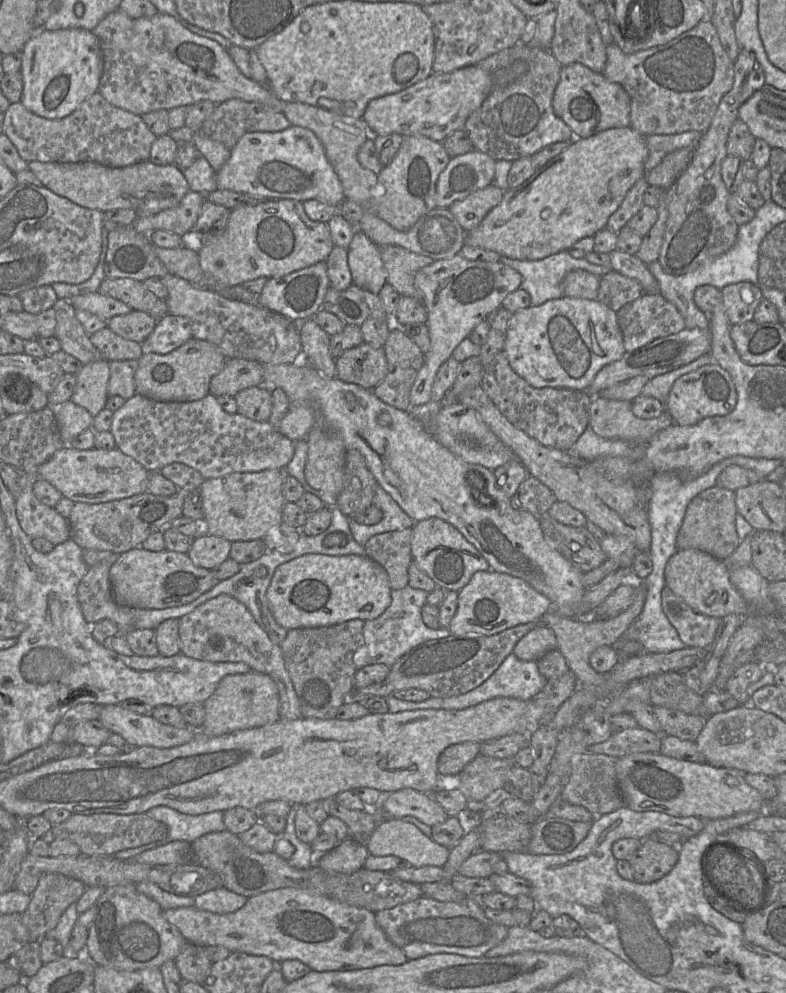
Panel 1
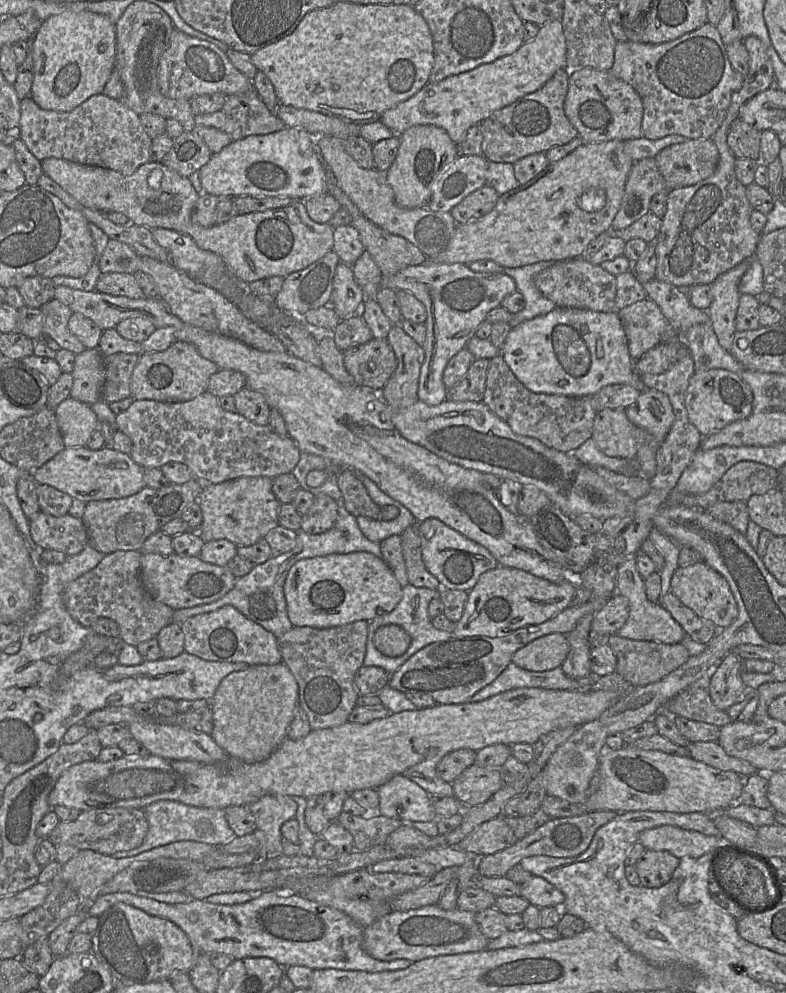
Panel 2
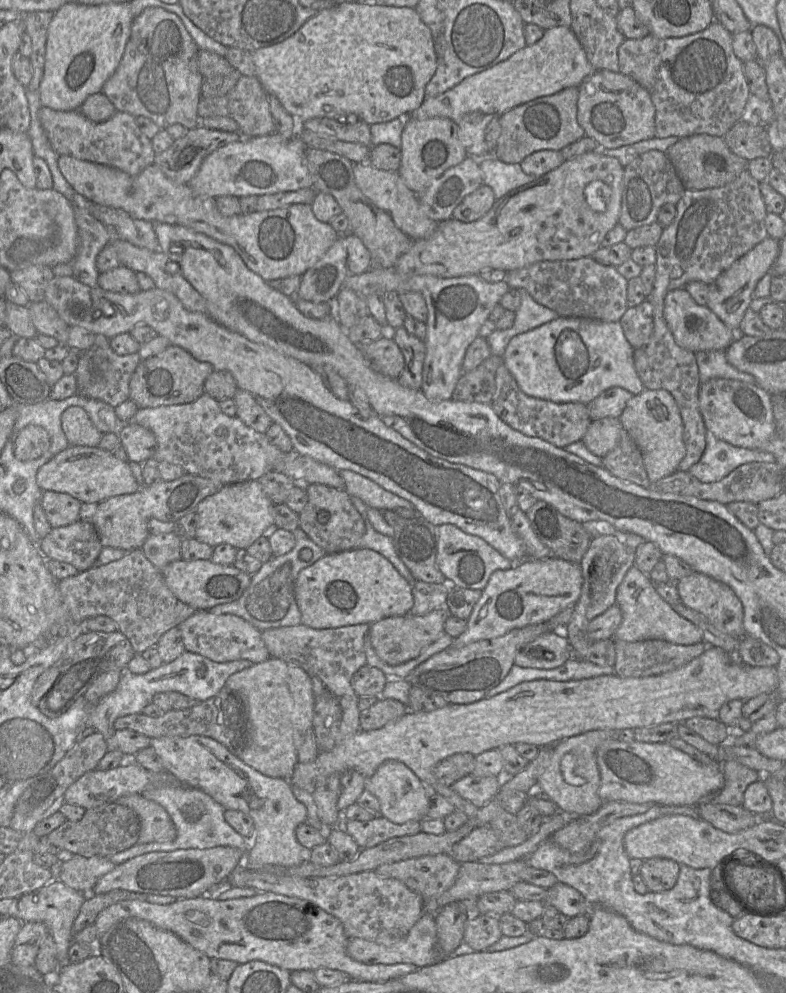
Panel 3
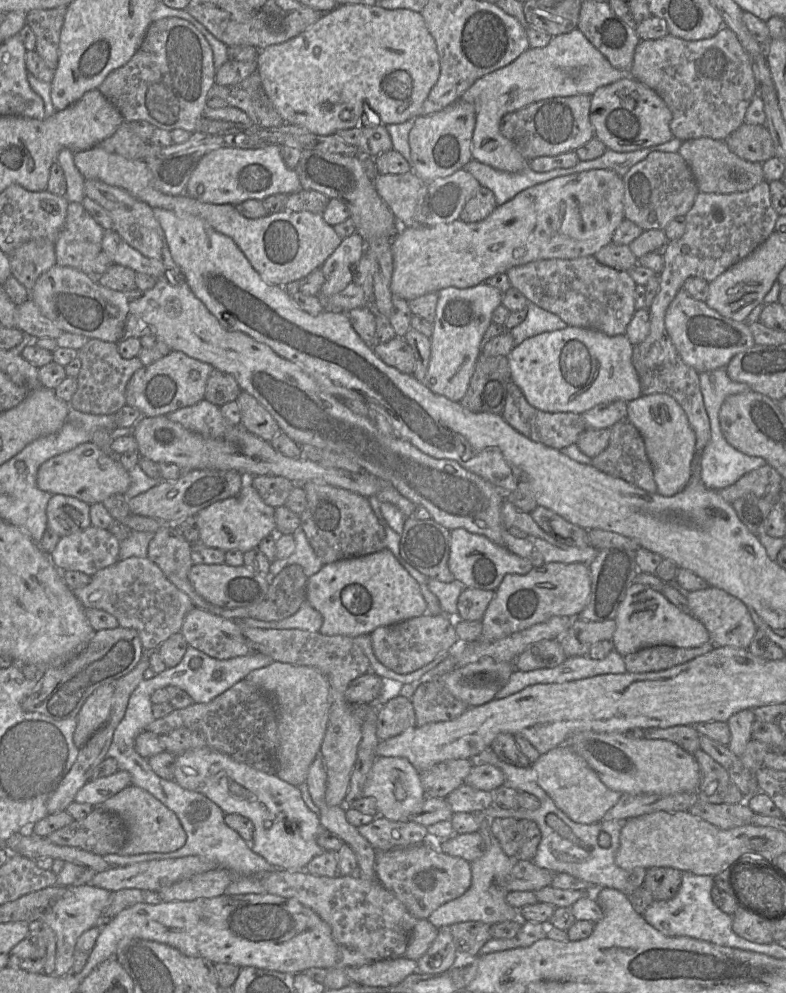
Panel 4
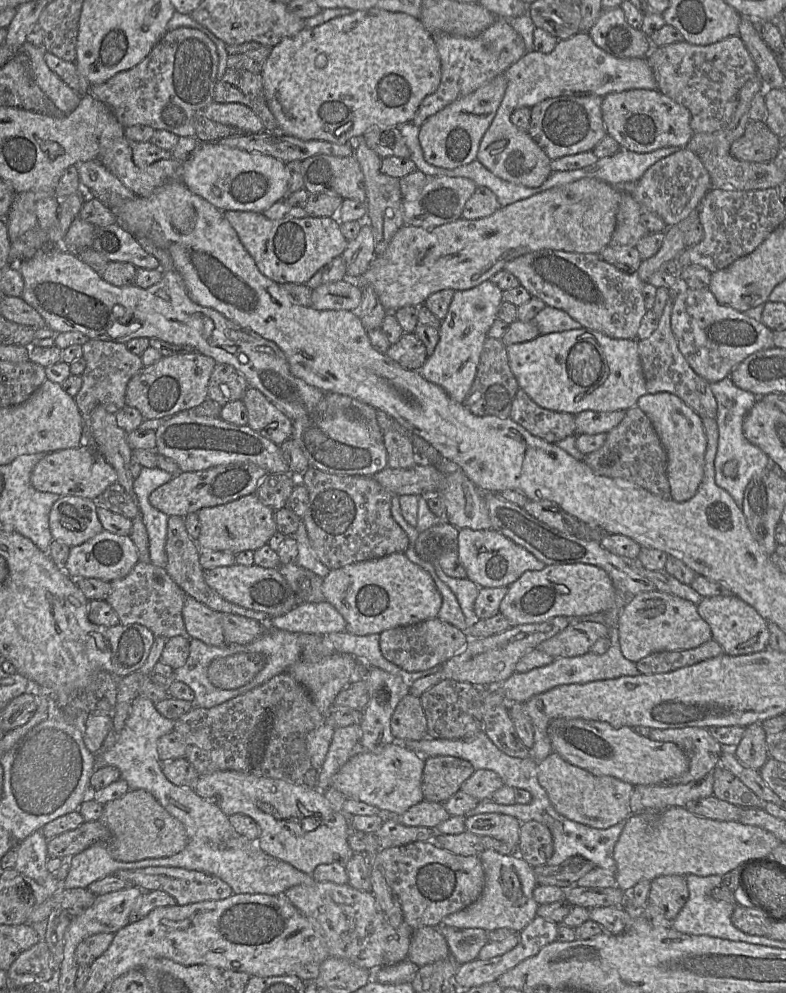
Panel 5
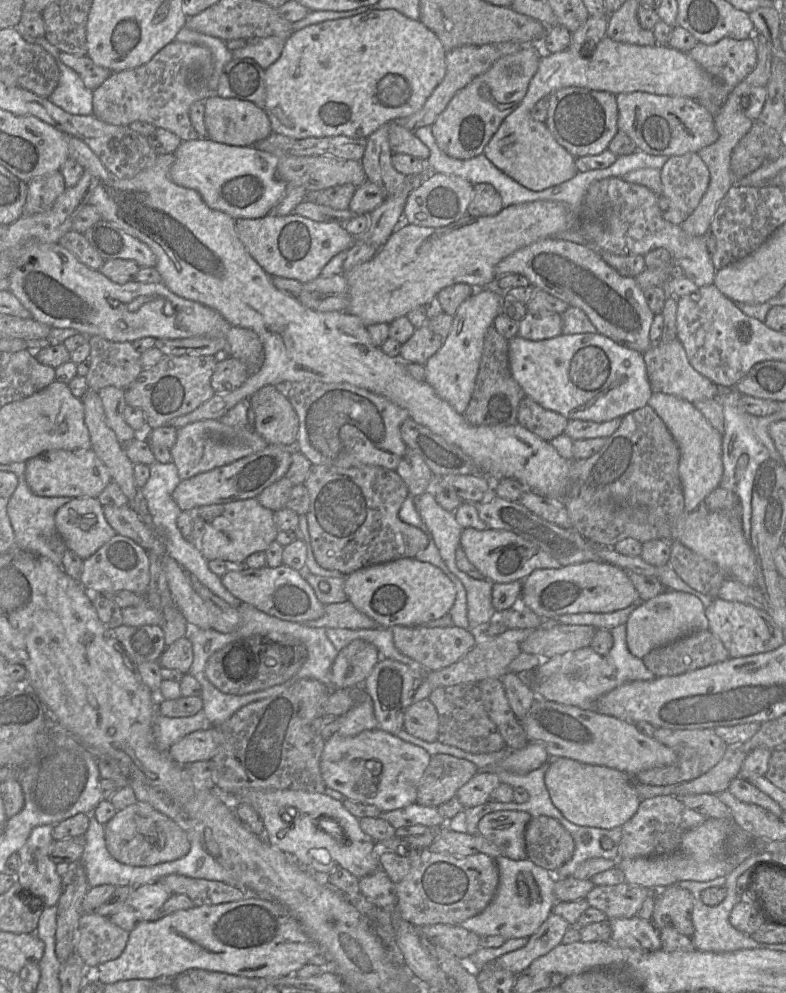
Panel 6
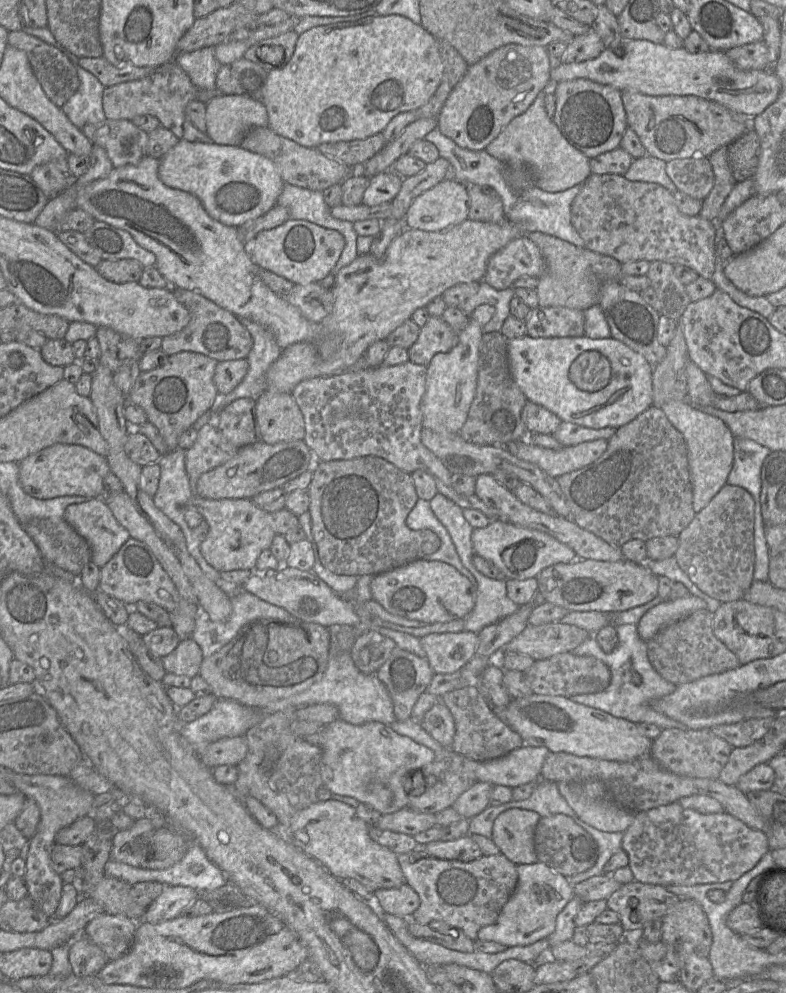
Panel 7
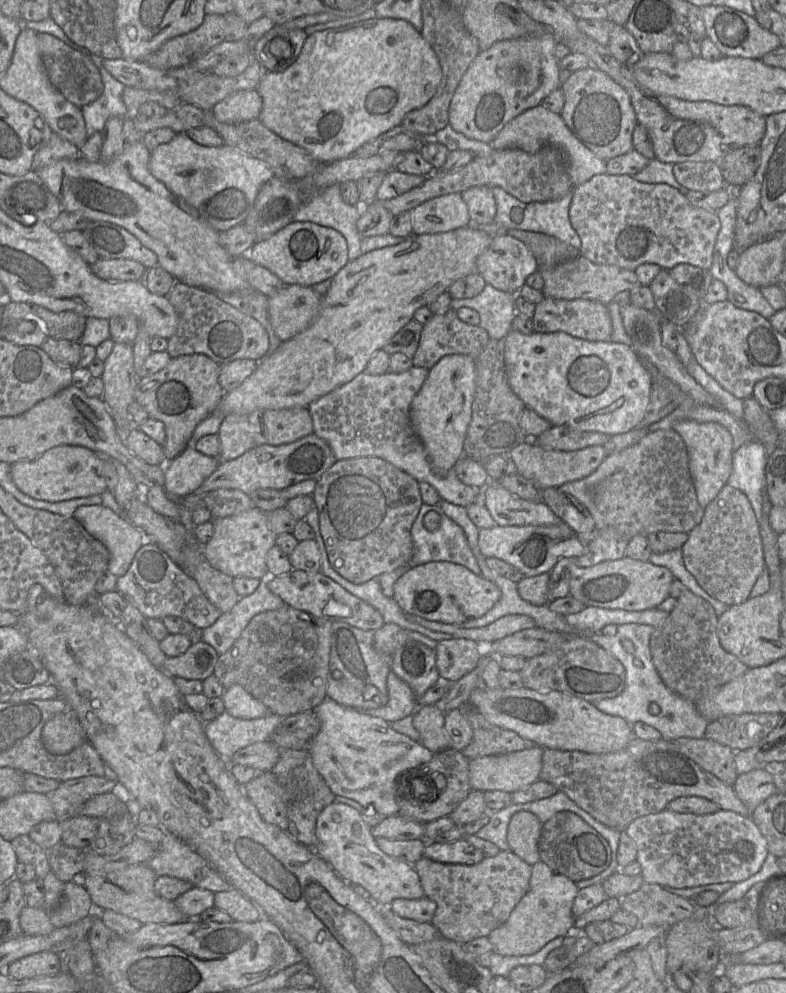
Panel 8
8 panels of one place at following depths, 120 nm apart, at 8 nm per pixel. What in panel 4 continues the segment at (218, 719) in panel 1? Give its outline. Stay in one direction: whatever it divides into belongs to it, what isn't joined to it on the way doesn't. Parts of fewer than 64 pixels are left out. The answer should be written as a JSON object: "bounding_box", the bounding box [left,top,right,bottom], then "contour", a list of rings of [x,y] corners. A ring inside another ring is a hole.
{"bounding_box":[244,661,330,787],"contour":[[[274,661],[264,668],[251,671],[244,680],[272,697],[278,723],[278,754],[274,773],[281,780],[298,787],[305,783],[325,736],[330,708],[328,678],[313,667]]]}

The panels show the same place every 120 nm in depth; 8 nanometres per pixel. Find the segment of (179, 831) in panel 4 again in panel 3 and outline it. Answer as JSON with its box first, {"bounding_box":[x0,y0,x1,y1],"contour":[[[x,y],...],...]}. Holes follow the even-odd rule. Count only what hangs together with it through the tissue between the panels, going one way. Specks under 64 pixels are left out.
{"bounding_box":[116,794,177,844],"contour":[[[141,794],[119,797],[116,804],[133,810],[140,820],[140,834],[136,844],[170,842],[177,836],[173,821],[167,811],[156,802],[147,800]]]}

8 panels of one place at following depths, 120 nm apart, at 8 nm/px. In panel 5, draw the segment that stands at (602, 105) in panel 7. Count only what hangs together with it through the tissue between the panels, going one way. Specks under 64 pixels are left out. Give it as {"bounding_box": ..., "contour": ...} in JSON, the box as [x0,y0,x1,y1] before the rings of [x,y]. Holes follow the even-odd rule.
{"bounding_box":[527,95,607,159],"contour":[[[563,95],[545,99],[531,107],[527,132],[551,159],[592,150],[607,135],[602,119],[603,97]]]}

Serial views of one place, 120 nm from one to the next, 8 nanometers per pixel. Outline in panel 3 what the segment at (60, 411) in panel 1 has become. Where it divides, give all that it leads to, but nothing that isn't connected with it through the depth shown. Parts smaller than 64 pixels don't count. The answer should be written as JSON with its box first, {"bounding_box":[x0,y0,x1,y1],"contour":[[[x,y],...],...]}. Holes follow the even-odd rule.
{"bounding_box":[61,406,103,447],"contour":[[[70,406],[63,411],[61,426],[71,446],[98,447],[103,436],[88,413],[79,406]]]}

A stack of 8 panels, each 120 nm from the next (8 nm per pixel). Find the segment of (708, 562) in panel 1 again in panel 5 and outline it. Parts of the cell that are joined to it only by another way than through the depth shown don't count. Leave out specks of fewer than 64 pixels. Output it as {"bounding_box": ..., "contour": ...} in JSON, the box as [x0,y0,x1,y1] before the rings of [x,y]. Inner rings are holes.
{"bounding_box":[697,596,768,656],"contour":[[[709,596],[697,605],[698,614],[709,624],[712,639],[718,642],[724,653],[731,656],[751,654],[767,648],[768,622],[749,604],[737,596]]]}

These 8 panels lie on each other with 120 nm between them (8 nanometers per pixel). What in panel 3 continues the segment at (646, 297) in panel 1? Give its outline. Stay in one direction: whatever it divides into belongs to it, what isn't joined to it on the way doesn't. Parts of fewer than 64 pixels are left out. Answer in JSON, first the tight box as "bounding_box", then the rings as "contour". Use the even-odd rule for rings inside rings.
{"bounding_box":[620,300,653,350],"contour":[[[649,300],[628,308],[620,319],[624,335],[634,350],[645,346],[653,333],[653,307]]]}

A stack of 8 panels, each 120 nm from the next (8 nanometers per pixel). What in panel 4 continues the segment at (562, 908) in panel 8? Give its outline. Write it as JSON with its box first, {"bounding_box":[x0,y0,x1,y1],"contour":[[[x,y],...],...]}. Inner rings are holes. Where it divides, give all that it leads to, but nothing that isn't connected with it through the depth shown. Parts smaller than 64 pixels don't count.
{"bounding_box":[427,813,519,929],"contour":[[[483,813],[473,814],[479,824],[478,832],[486,844],[486,852],[481,858],[471,862],[472,877],[469,889],[460,897],[438,907],[428,917],[427,920],[438,929],[467,921],[479,921],[494,925],[499,922],[519,919],[519,910],[506,902],[508,891],[505,888],[505,881],[514,865],[515,858],[510,858],[502,850],[492,832],[492,819],[486,817]]]}

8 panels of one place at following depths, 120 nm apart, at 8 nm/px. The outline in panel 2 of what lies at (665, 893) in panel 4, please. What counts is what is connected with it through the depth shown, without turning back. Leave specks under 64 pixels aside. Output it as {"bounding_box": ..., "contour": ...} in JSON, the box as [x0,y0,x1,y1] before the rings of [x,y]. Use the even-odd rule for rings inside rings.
{"bounding_box":[635,850,680,888],"contour":[[[646,850],[635,864],[640,884],[659,888],[670,881],[680,859],[667,851]]]}

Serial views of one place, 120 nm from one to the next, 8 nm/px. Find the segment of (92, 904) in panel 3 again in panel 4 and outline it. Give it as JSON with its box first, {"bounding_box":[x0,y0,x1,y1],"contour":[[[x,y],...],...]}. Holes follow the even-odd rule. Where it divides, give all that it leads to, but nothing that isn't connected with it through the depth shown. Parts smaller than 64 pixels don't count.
{"bounding_box":[98,888,162,926],"contour":[[[128,888],[111,892],[109,904],[103,910],[98,926],[102,926],[125,908],[137,903],[159,904],[162,901],[158,891]]]}

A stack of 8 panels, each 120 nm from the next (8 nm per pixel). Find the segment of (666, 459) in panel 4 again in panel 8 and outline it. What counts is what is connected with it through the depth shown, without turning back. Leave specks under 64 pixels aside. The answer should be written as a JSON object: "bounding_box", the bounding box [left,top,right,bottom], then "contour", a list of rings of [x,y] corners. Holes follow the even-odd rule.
{"bounding_box":[672,420,734,508],"contour":[[[681,420],[675,422],[672,428],[685,442],[697,500],[701,507],[706,508],[727,484],[731,475],[734,453],[732,435],[725,427],[715,422]]]}

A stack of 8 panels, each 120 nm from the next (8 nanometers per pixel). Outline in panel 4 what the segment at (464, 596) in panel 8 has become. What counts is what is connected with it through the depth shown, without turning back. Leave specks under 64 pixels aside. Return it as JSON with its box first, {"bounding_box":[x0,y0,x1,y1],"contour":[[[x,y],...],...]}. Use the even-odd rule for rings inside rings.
{"bounding_box":[306,548,427,638],"contour":[[[386,548],[365,556],[324,564],[316,574],[308,578],[306,601],[323,617],[319,633],[345,635],[353,638],[360,635],[370,635],[379,626],[396,624],[421,616],[427,611],[427,603],[419,583],[401,565],[396,556]]]}

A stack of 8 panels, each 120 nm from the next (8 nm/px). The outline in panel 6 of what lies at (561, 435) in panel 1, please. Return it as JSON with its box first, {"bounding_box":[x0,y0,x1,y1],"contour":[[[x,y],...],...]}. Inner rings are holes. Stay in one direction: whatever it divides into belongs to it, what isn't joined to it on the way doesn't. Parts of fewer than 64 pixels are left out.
{"bounding_box":[517,395,569,442],"contour":[[[525,395],[518,407],[517,422],[549,442],[564,434],[569,420],[557,412],[543,408]]]}

